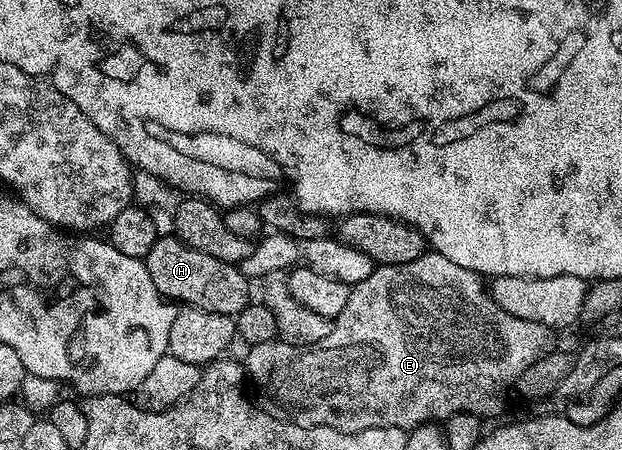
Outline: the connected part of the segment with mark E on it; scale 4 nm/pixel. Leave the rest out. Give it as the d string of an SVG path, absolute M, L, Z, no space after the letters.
M431 250L416 261L408 261L391 267L375 266L372 277L364 277L362 283L351 286L348 305L344 305L337 319L333 320L328 337L324 337L324 341L316 341L311 347L293 347L281 341L255 343L247 350L250 352L247 353L246 359L244 358L244 370L249 382L251 384L254 382L258 386L259 393L266 398L267 405L265 406L271 412L280 413L281 418L287 423L299 423L301 427L331 427L341 431L398 427L401 431L409 432L424 423L446 421L463 413L471 417L480 417L482 412L490 411L490 407L498 407L498 403L508 403L502 391L510 395L512 388L518 382L520 373L524 373L528 365L532 365L551 350L552 331L551 328L540 325L536 321L524 321L518 317L512 317L510 313L504 313L504 309L496 306L484 287L478 283L481 283L479 276L474 272L456 265L456 261L448 261L448 257L444 257L436 250Z

